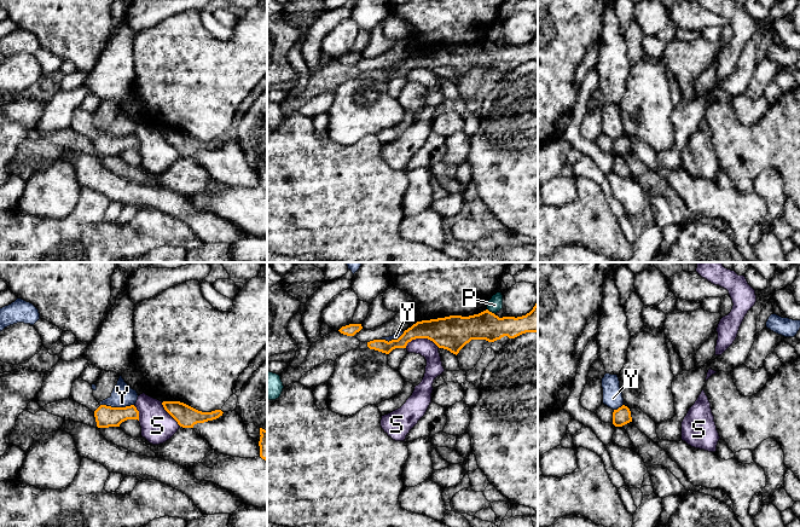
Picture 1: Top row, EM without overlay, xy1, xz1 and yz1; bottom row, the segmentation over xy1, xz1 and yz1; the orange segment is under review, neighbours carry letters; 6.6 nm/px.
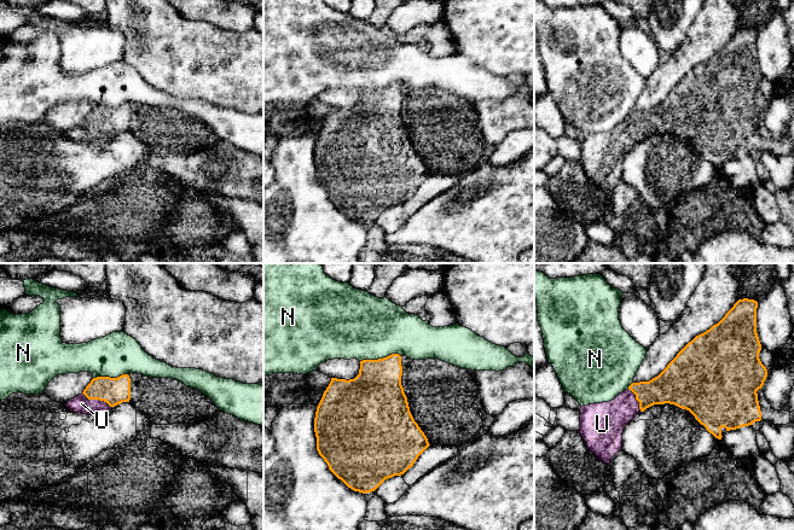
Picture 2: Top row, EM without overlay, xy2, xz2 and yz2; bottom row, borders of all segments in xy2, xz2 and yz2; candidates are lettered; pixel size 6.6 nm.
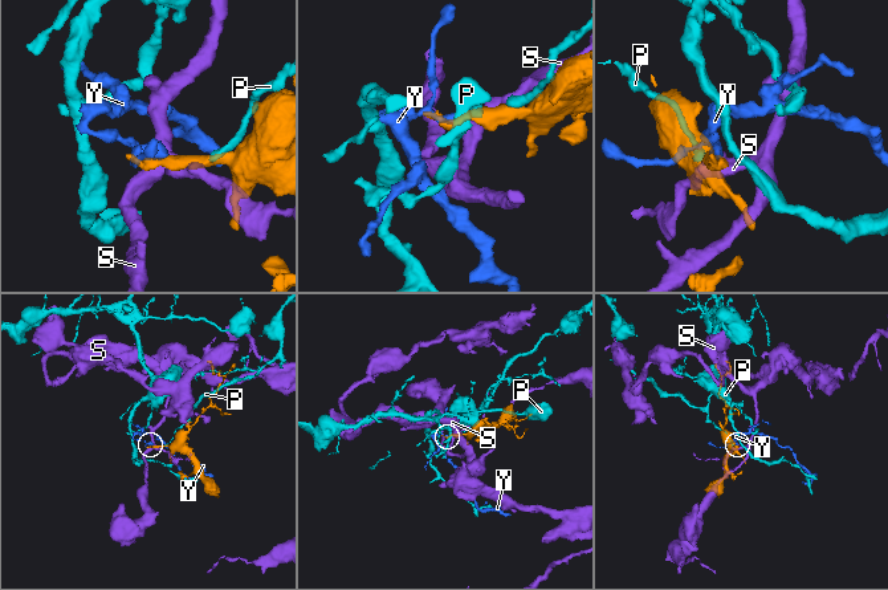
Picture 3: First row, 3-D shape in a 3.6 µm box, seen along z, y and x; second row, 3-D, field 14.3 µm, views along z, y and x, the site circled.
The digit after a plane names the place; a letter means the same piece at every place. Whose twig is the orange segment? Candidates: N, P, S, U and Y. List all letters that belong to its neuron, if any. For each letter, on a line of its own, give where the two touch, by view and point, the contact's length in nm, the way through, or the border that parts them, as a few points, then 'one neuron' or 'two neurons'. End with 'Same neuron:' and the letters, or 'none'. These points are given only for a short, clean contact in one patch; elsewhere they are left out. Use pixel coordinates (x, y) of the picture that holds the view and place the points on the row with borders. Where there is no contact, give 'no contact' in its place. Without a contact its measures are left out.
N: xz2 (380, 359) | 280 nm | along xz2 (400, 355), (392, 354), (360, 361) | two neurons
P: xz1 (491, 312) | 70 nm | two neurons
S: xz1 (422, 337) | 240 nm | two neurons
U: xy2 (97, 399) | 220 nm | one neuron
Y: xy1 (117, 407) | 220 nm | along xy1 (100, 404), (110, 406), (133, 405) | two neurons
Same neuron: U

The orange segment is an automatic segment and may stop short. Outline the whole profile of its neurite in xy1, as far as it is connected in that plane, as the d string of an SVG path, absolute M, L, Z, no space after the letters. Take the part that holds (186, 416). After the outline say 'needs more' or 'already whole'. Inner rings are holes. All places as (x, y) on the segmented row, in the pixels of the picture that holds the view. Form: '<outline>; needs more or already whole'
M163 401L162 405L182 428L193 428L197 423L216 419L224 413L221 410L202 412L180 401Z; already whole

